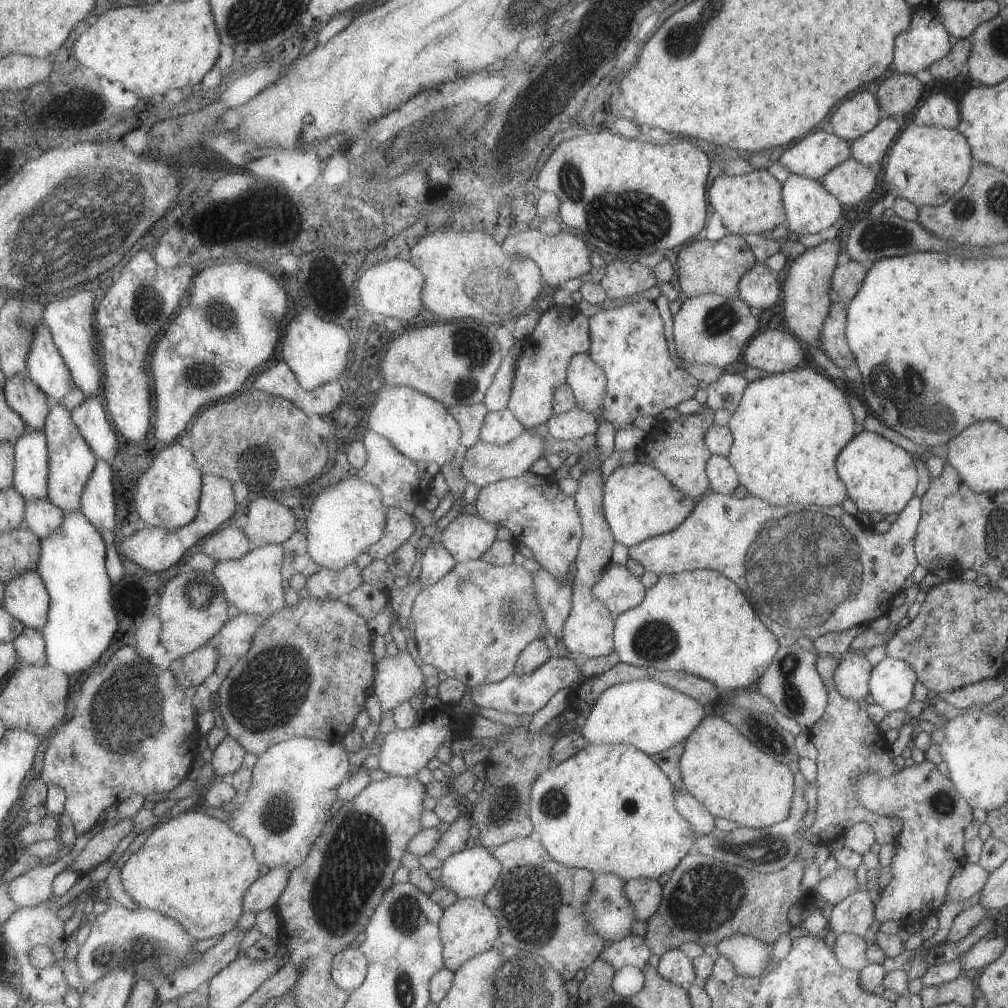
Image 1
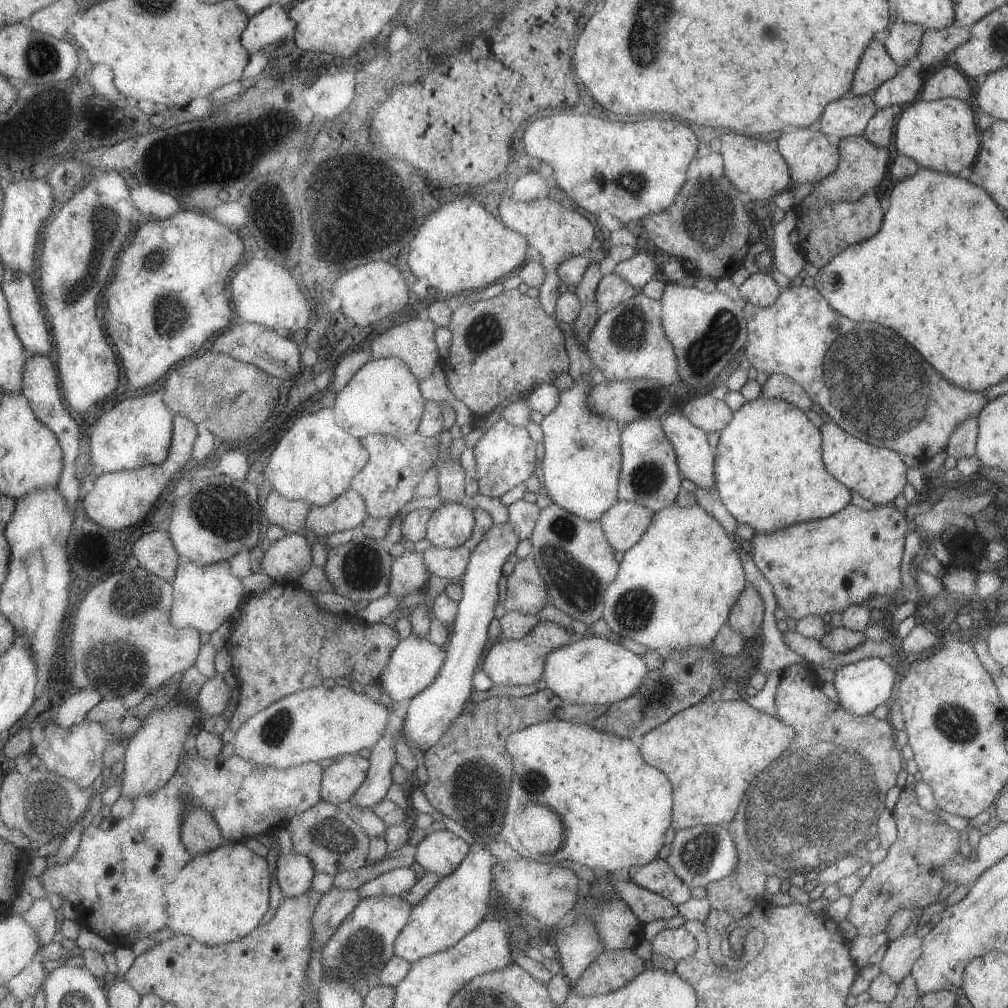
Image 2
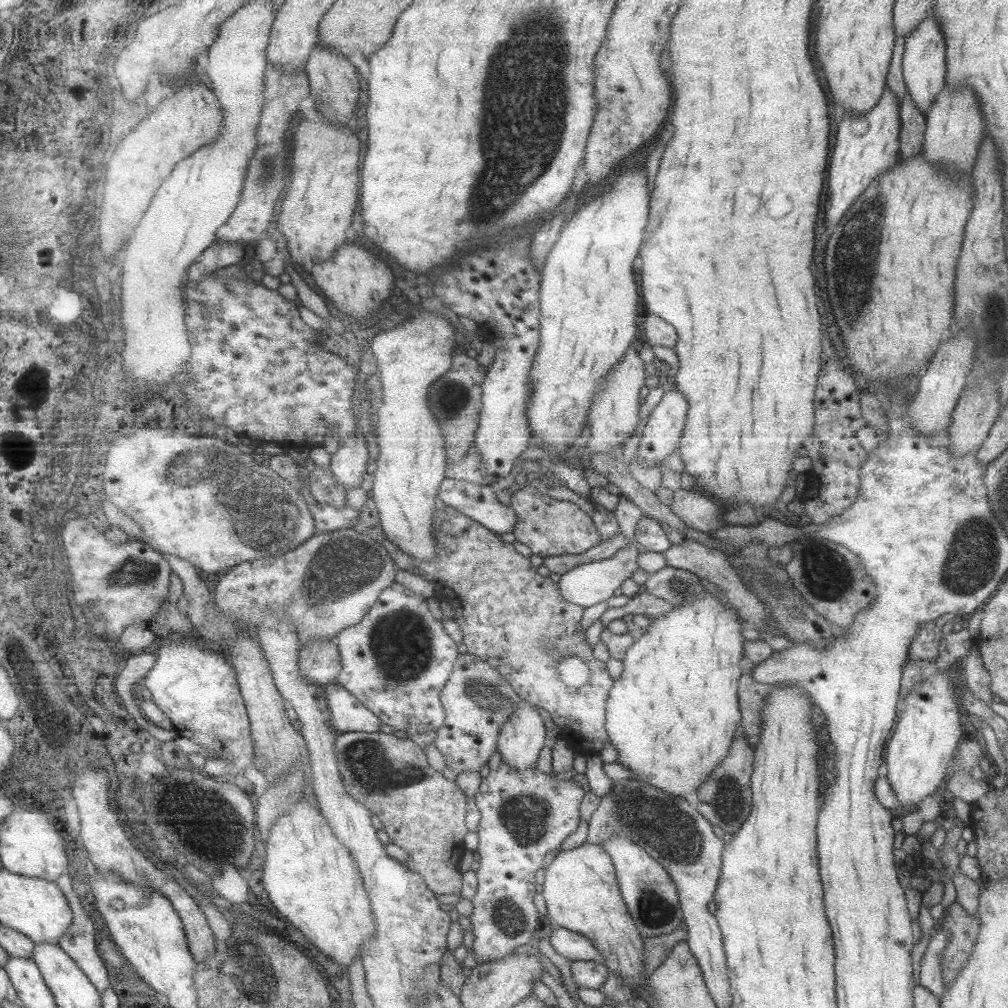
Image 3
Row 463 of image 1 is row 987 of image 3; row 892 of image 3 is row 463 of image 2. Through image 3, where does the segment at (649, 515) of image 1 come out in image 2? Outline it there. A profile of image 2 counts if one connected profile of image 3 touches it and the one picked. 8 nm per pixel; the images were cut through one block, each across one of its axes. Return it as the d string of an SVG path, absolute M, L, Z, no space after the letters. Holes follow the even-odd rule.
M573 380L571 387L562 392L560 405L551 414L544 417L540 424L545 446L545 455L541 464L543 486L548 491L553 503L582 516L589 522L599 521L603 514L619 500L617 491L620 484L620 462L622 459L620 453L621 425L613 419L606 419L589 410L588 396L591 388L590 380Z

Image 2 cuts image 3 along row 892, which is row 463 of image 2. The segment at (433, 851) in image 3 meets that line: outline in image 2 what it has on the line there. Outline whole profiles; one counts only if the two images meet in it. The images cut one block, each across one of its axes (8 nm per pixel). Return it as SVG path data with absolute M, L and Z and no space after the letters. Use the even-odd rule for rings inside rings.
M445 430L441 436L442 453L433 466L439 470L439 492L435 497L442 500L442 507L447 503L461 503L466 496L466 470L460 459L451 460L449 446L453 442L453 436Z

